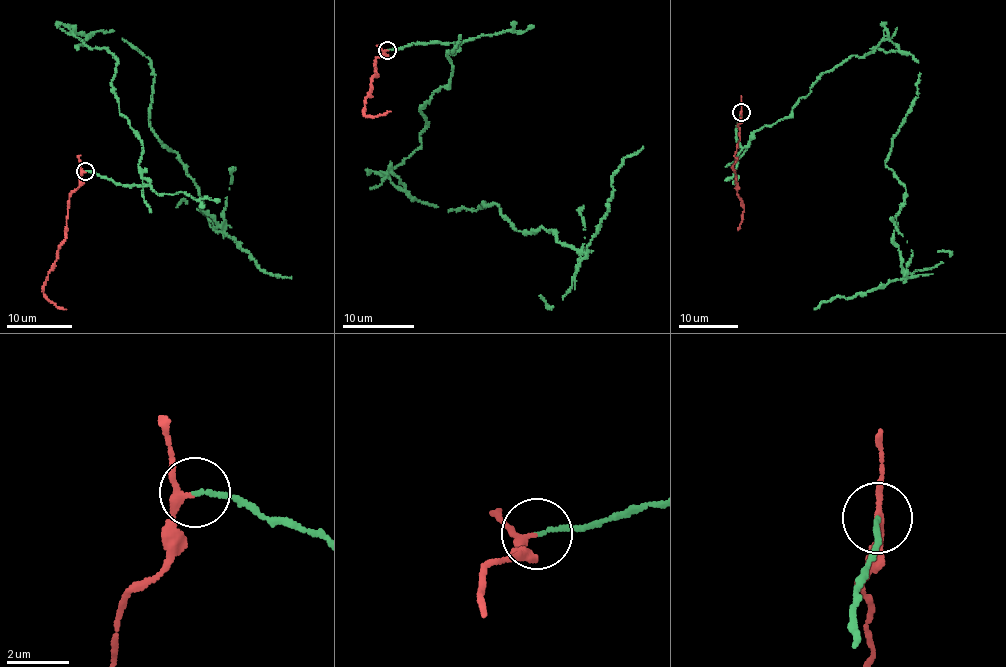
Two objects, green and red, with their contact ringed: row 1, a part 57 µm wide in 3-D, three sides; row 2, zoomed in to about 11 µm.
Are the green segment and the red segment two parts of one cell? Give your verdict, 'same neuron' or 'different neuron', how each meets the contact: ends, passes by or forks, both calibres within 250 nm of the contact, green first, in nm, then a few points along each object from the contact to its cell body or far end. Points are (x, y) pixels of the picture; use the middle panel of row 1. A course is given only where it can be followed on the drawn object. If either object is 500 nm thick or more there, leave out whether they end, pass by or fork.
different neuron | green ends | red passes by | 130/200 nm | green via (388, 50), (459, 45), (387, 176), (438, 207), (495, 203), (585, 253), (643, 146) | red via (386, 50), (374, 66), (377, 77), (363, 108), (365, 117), (390, 111)

